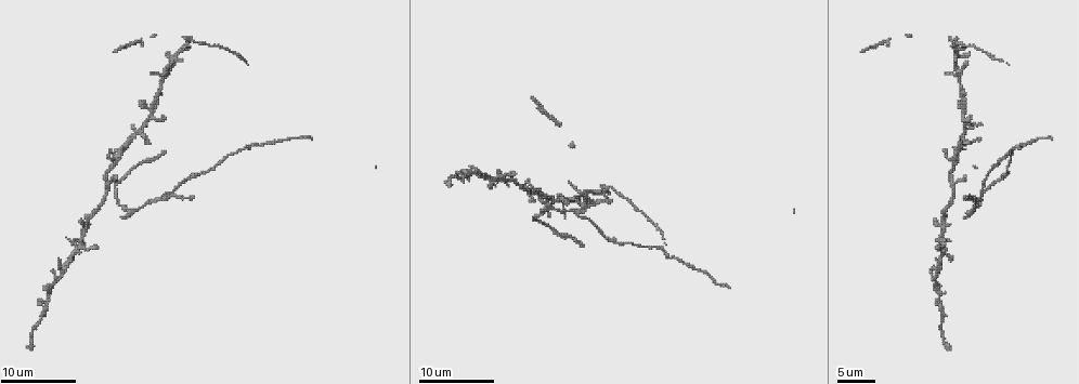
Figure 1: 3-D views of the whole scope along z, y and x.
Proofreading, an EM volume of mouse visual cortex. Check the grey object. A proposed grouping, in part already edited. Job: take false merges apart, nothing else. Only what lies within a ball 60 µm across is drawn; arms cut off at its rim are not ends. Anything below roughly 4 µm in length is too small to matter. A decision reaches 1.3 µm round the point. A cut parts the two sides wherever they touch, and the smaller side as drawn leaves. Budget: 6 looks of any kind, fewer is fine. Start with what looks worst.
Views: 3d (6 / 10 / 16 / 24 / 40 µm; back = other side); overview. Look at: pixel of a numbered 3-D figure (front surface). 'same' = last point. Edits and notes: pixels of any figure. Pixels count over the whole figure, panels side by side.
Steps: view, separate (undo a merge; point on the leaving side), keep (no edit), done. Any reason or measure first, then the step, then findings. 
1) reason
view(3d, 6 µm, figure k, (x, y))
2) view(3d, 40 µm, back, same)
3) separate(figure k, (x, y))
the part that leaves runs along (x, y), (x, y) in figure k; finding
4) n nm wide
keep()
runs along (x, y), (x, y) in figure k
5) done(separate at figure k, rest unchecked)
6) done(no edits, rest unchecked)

three-way junction
view(3d, 6 µm, figure 1, (956, 75))

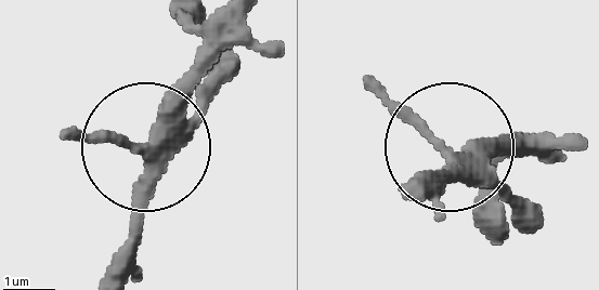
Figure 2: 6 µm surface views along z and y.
3 arms
keep()
one neuron here

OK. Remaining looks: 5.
view(3d, 10 µm, figure 1, (576, 215))

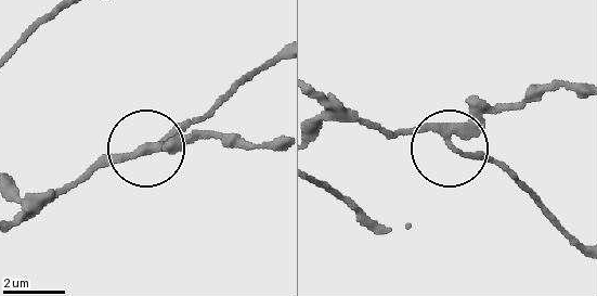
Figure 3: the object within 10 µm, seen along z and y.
other side
view(3d, 10 µm, back, same)

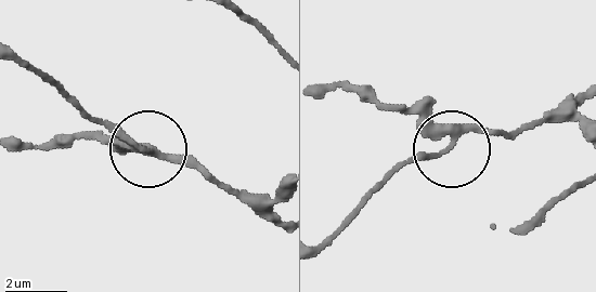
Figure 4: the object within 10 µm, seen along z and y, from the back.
260 nm wide
keep()
runs along (282, 191), (243, 199), (165, 158), (95, 137), (67, 137) in figure 4; all the same neuron

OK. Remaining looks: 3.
branch point
view(3d, 10 µm, figure 1, (108, 182))

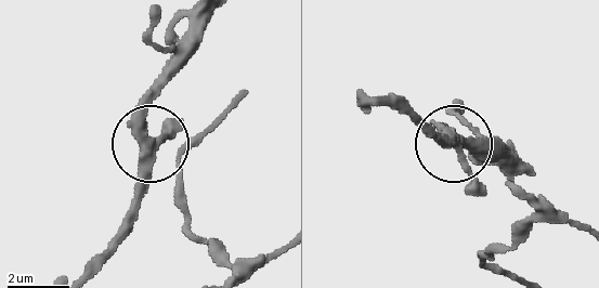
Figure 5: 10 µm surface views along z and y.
view(3d, 10 µm, back, figure 5, (144, 146))

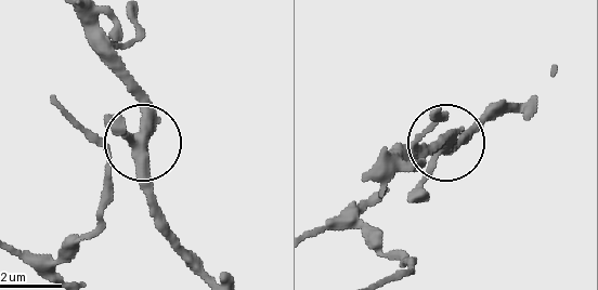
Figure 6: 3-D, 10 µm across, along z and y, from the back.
3 arms
keep()
one neuron here

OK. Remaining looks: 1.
done(no edits, rest unchecked)

